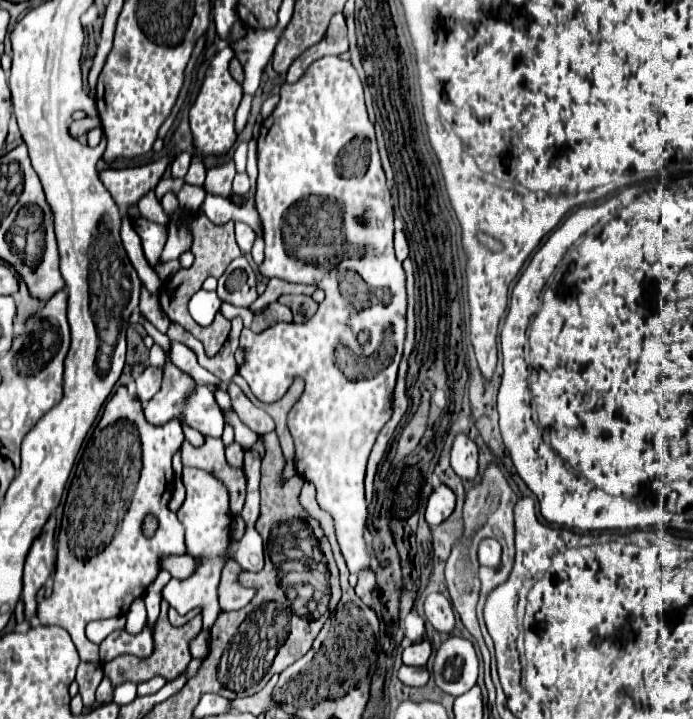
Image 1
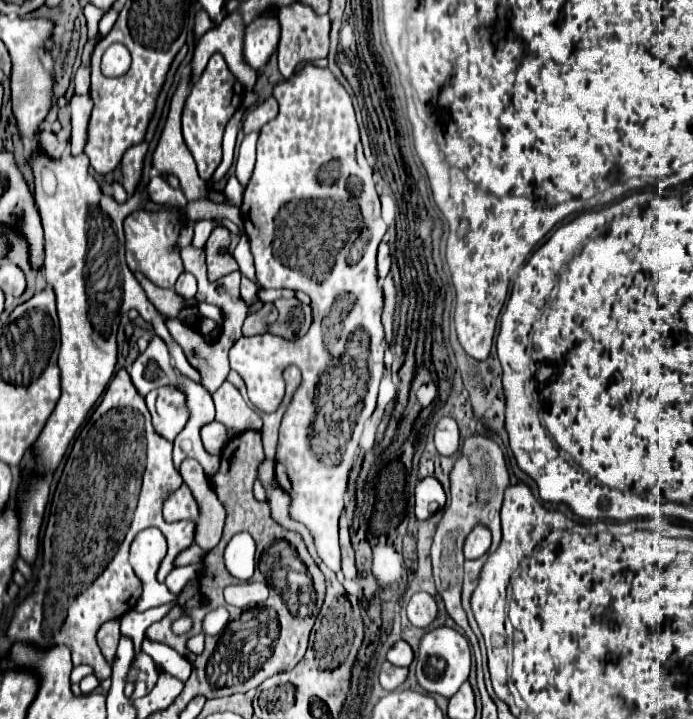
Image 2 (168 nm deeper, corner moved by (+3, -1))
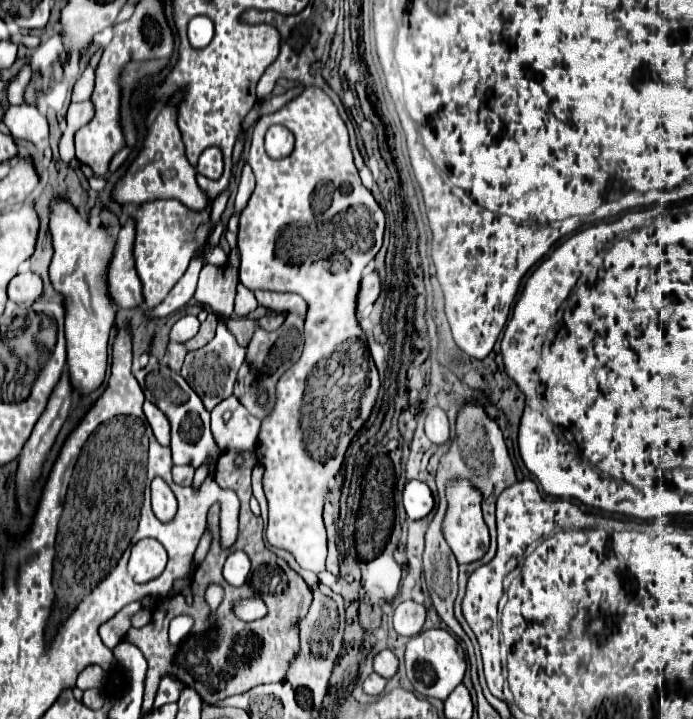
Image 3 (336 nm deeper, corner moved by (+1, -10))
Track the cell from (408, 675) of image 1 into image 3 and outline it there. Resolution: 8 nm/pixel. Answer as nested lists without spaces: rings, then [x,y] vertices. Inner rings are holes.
[[[370,674],[366,680],[364,680],[364,684],[362,684],[362,690],[366,692],[366,694],[370,694],[370,696],[378,696],[378,694],[382,694],[384,692],[384,688],[386,688],[386,678],[380,678],[378,674]]]

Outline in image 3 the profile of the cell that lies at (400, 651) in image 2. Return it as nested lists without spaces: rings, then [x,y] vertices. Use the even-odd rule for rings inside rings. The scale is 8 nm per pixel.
[[[390,650],[378,652],[378,654],[374,656],[372,664],[374,664],[374,672],[380,674],[380,676],[384,676],[384,678],[394,676],[396,670],[398,670],[398,658],[396,658]]]

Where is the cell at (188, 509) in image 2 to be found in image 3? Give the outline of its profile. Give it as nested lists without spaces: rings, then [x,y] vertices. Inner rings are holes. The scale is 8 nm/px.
[[[154,478],[150,488],[152,488],[152,512],[154,512],[154,516],[158,516],[162,522],[172,520],[176,514],[178,502],[176,502],[172,490],[168,488],[168,484],[162,478]]]

